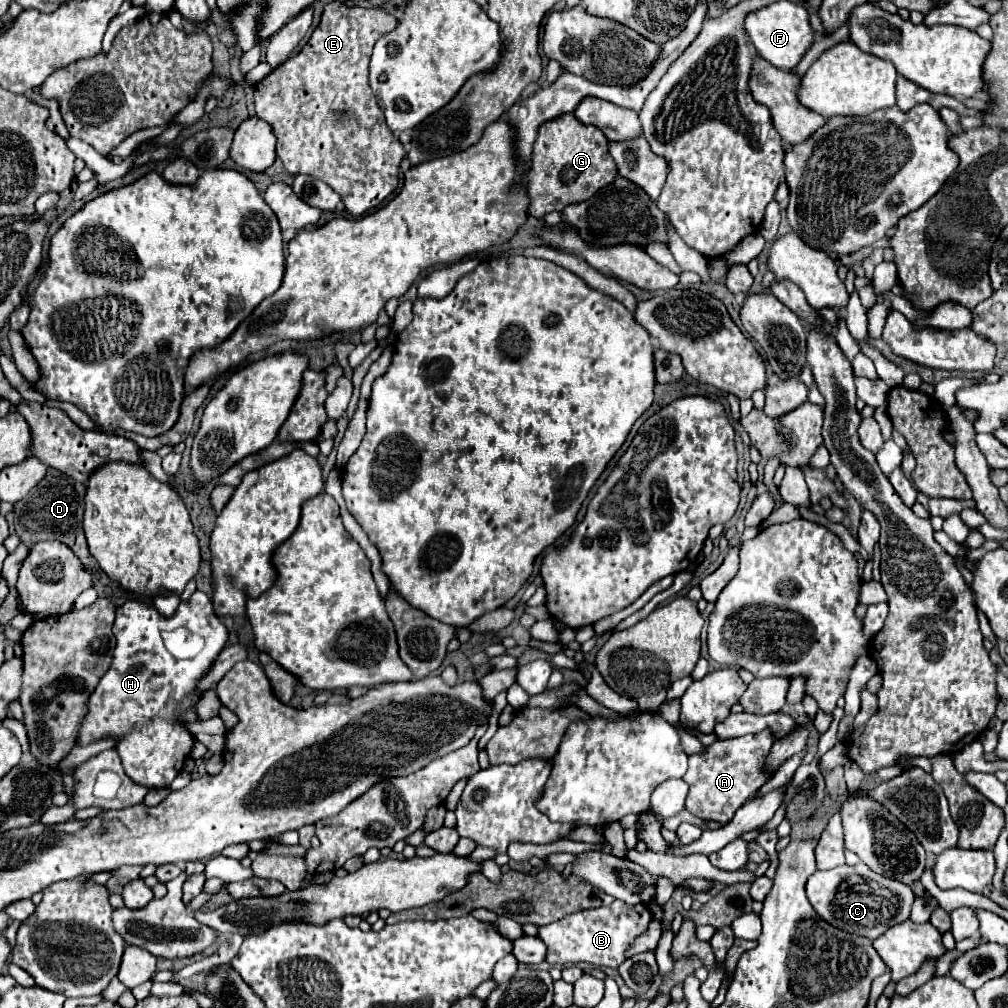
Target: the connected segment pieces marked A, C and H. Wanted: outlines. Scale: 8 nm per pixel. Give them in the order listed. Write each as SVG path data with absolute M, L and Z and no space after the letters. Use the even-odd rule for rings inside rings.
M770 732L746 734L728 740L716 740L710 746L704 746L700 754L688 758L688 772L682 780L690 786L686 796L686 808L702 820L714 820L726 824L734 818L736 810L754 798L760 788L770 780L772 774L766 774L764 764L774 744Z
M844 864L826 872L816 870L806 882L806 894L814 910L828 924L842 928L850 934L866 936L870 940L876 940L888 928L908 920L914 902L910 886L886 876L878 876L876 872L870 872L866 864L856 864L856 866Z
M196 590L188 602L180 602L178 610L170 618L160 616L150 604L144 604L144 602L138 602L138 600L126 602L124 606L120 606L116 610L114 634L116 634L116 640L118 640L116 650L114 650L114 660L112 660L110 670L106 672L106 676L102 676L98 688L90 696L88 714L86 714L86 720L82 722L82 732L78 734L78 744L86 746L86 744L92 744L92 742L102 740L106 736L118 736L120 738L118 752L120 752L126 776L140 786L168 788L170 782L182 770L182 766L184 766L184 762L190 756L190 750L194 746L194 738L182 726L180 714L184 710L194 710L194 704L200 700L202 694L194 694L194 688L196 688L200 676L212 666L212 662L218 656L218 652L222 650L222 646L226 646L228 630L216 618L210 598L204 592ZM180 626L190 628L192 632L196 632L204 638L204 650L190 660L174 658L164 648L164 642L162 642L164 630L174 630L174 628L180 628Z

